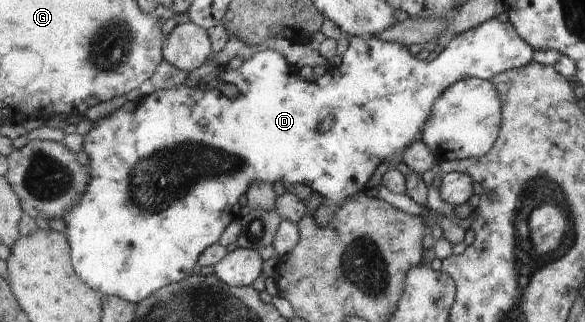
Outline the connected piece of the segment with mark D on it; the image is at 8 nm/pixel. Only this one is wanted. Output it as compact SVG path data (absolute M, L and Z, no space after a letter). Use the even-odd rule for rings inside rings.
M497 17L454 37L433 61L427 61L427 59L419 61L409 52L407 46L397 42L386 42L377 36L350 36L348 42L349 48L342 56L341 65L329 67L325 75L317 77L313 82L305 80L297 73L288 71L288 60L279 52L263 50L244 60L237 71L228 66L223 67L224 75L221 75L224 82L223 88L200 89L199 85L181 84L171 89L155 90L140 99L140 103L133 111L119 109L111 112L108 116L92 121L92 128L83 135L81 149L87 153L89 158L87 191L80 195L79 201L64 219L67 224L65 234L71 245L73 267L80 278L100 295L117 296L138 304L170 283L177 283L191 277L193 267L199 261L200 255L210 245L219 241L219 237L223 235L226 227L251 211L248 205L241 206L235 205L235 203L237 203L237 197L241 197L249 189L249 185L253 186L253 183L257 182L269 182L273 185L275 181L286 179L292 184L308 185L319 194L321 199L324 199L320 201L321 206L315 211L314 217L319 227L325 227L330 220L335 219L335 215L345 203L355 198L361 191L369 191L367 187L369 187L369 183L373 183L373 175L377 175L377 171L381 171L381 163L390 163L392 166L405 163L405 150L409 145L421 141L423 128L429 119L433 103L447 87L465 78L490 80L504 71L527 66L529 62L533 61L533 52L535 51L516 31L510 21L501 22Z

